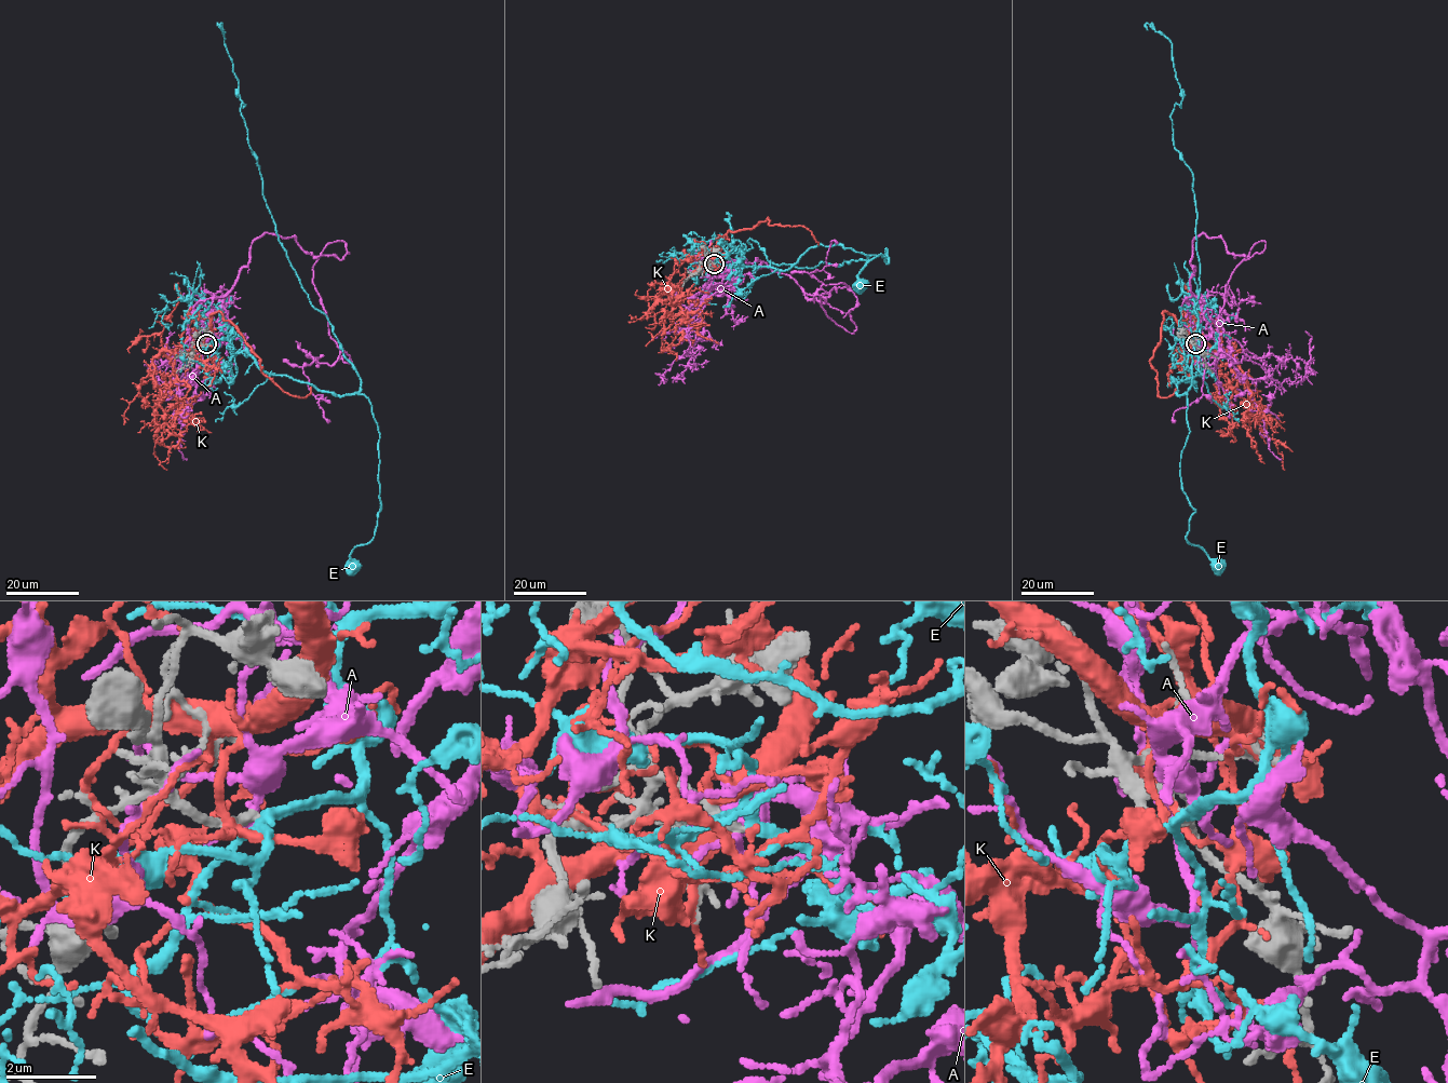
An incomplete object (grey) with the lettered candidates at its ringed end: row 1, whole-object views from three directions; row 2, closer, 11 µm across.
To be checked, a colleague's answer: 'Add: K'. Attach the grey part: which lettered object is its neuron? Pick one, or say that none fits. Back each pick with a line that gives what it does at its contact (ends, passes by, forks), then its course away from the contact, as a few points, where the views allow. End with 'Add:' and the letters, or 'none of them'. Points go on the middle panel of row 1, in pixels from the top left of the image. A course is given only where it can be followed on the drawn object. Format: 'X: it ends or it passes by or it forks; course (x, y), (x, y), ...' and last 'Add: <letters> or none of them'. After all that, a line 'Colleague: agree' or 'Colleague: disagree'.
E: it forks; course (714, 264), (787, 270), (820, 245), (887, 256), (885, 248), (887, 262), (880, 254), (860, 272), (863, 285)
Add: E
Colleague: disagree

